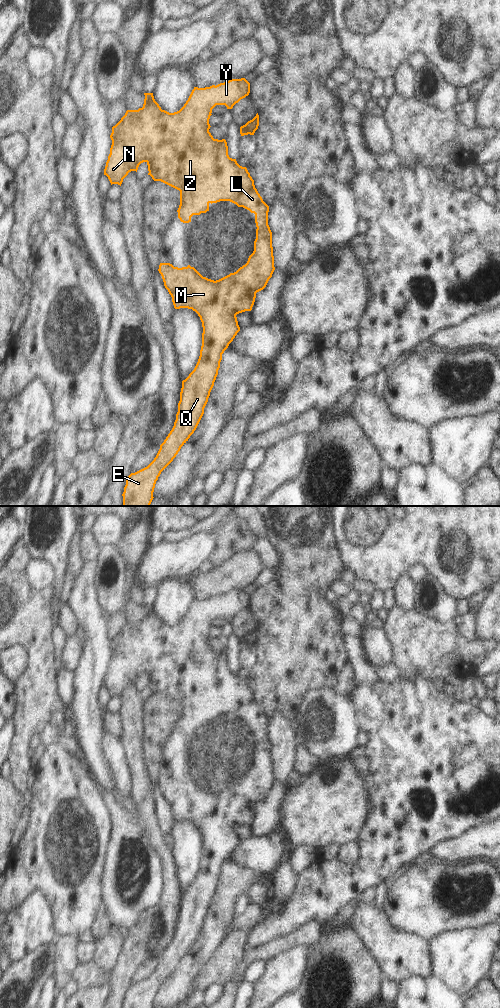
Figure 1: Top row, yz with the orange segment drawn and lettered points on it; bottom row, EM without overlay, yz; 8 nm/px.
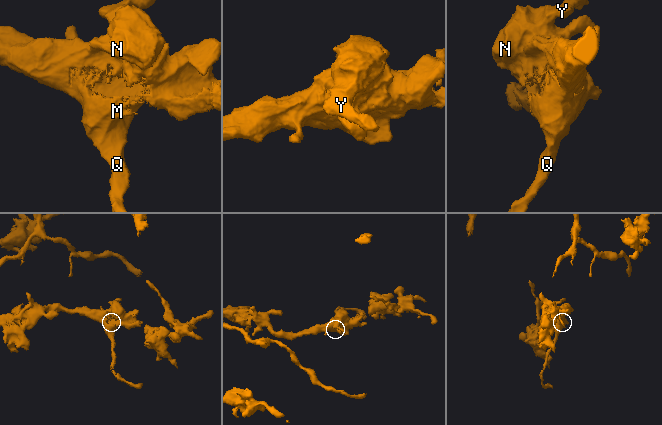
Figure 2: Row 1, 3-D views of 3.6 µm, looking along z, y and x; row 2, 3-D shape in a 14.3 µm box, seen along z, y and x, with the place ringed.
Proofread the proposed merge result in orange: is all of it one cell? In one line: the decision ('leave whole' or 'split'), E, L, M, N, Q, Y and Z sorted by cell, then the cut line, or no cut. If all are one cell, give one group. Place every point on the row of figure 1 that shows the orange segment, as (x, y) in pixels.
leave whole; E L M N Q Y Z; no cut

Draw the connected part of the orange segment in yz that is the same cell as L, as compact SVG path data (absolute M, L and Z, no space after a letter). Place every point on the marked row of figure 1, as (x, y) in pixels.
M231 79L218 85L210 87L198 88L194 87L188 100L184 106L177 112L169 113L162 110L159 104L155 101L153 93L144 93L145 99L142 108L138 110L127 110L121 120L112 127L110 138L112 145L110 154L104 169L106 175L112 184L121 186L123 179L131 171L138 170L141 163L146 162L148 165L148 175L154 181L161 181L180 191L180 205L177 210L178 218L183 223L191 222L193 215L200 215L209 211L209 204L220 201L230 201L238 207L243 207L255 214L256 223L256 239L254 241L254 251L249 256L245 265L240 267L236 272L219 279L211 280L203 277L194 267L174 267L170 263L160 263L159 273L162 276L164 286L172 297L172 302L175 309L188 308L195 311L202 322L202 346L200 356L194 370L189 376L182 381L180 392L180 401L178 403L178 412L174 426L164 442L160 445L160 449L154 460L145 468L131 473L124 487L123 506L150 506L153 500L153 492L156 481L161 472L173 461L181 447L188 441L190 436L196 430L203 414L204 408L208 402L210 392L214 386L214 382L218 375L222 354L233 341L237 333L240 331L236 315L245 311L251 311L255 302L256 293L263 290L275 270L274 256L272 247L272 232L268 225L269 206L263 201L254 185L254 180L250 176L246 167L240 166L236 159L232 159L228 155L228 146L225 139L214 139L209 132L209 119L212 115L212 109L216 105L225 105L227 109L232 109L233 106L241 99L248 96L250 93L250 83L245 79Z

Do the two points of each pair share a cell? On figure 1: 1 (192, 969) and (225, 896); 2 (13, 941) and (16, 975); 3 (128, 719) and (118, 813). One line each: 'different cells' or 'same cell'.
1: same cell
2: different cells
3: different cells

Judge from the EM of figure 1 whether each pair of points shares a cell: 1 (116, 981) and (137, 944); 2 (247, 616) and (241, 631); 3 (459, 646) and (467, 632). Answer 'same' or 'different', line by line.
1: same
2: same
3: different

